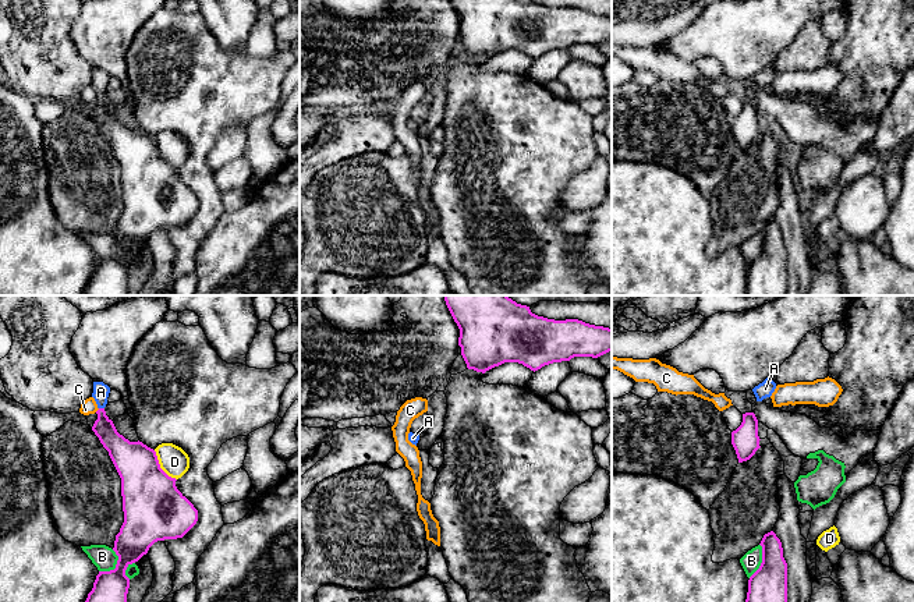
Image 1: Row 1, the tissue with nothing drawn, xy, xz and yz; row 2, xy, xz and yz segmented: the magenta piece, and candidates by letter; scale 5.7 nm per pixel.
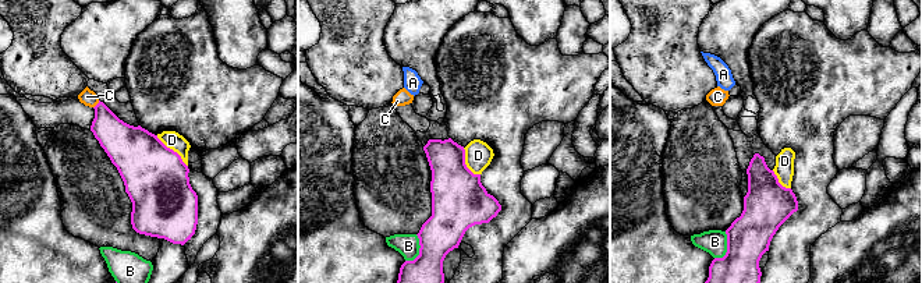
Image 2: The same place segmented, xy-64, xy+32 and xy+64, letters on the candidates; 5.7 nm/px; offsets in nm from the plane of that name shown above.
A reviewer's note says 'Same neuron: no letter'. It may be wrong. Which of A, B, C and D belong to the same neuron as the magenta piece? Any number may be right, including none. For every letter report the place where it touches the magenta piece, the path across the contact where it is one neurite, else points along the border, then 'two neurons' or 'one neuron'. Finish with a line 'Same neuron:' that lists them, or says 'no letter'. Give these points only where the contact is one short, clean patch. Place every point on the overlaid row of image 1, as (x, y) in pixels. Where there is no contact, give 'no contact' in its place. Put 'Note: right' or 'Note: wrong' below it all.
A: contact xy (102, 408); way xy (119, 448), (102, 425), (102, 408), (101, 392); one neuron
B: contact xy (116, 566); two neurons
C: contact xy (98, 410); two neurons
D: contact xy (159, 467); two neurons
Same neuron: A
Note: wrong

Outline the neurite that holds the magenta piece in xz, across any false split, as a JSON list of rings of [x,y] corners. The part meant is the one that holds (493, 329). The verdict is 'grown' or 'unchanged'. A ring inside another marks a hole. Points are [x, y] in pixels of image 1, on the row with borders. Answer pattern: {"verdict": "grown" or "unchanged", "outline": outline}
{"verdict": "unchanged", "outline": [[[444,295],[446,305],[460,329],[458,346],[468,369],[485,373],[504,362],[518,362],[531,371],[545,365],[570,361],[574,357],[598,358],[612,351],[612,329],[578,319],[555,321],[538,316],[529,307],[517,304],[507,295]]]}

